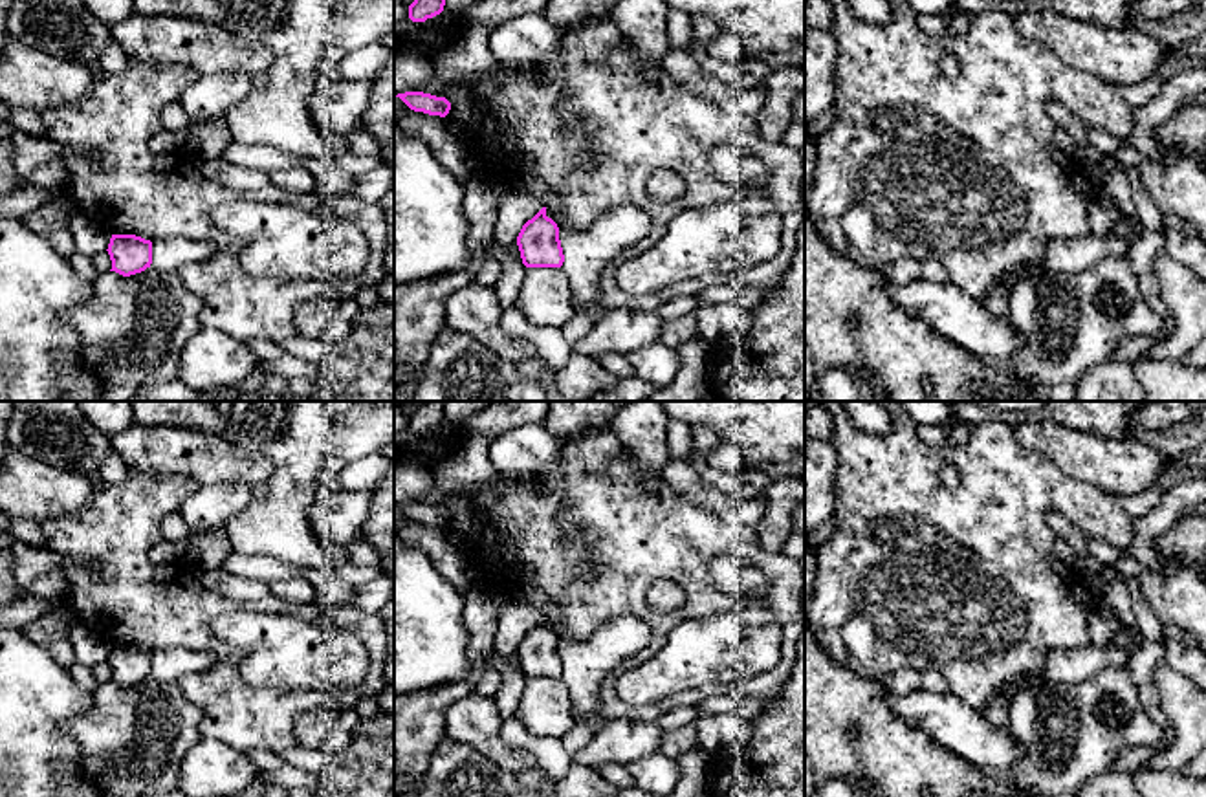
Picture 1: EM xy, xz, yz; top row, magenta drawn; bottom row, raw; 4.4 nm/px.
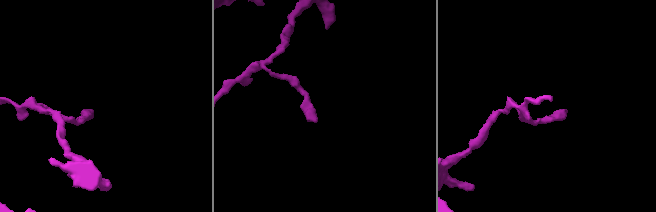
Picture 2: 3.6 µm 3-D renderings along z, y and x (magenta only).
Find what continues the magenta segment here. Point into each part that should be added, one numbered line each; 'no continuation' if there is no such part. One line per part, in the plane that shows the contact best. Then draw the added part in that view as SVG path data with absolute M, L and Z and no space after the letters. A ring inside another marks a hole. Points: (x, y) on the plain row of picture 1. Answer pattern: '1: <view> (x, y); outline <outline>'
no continuation

